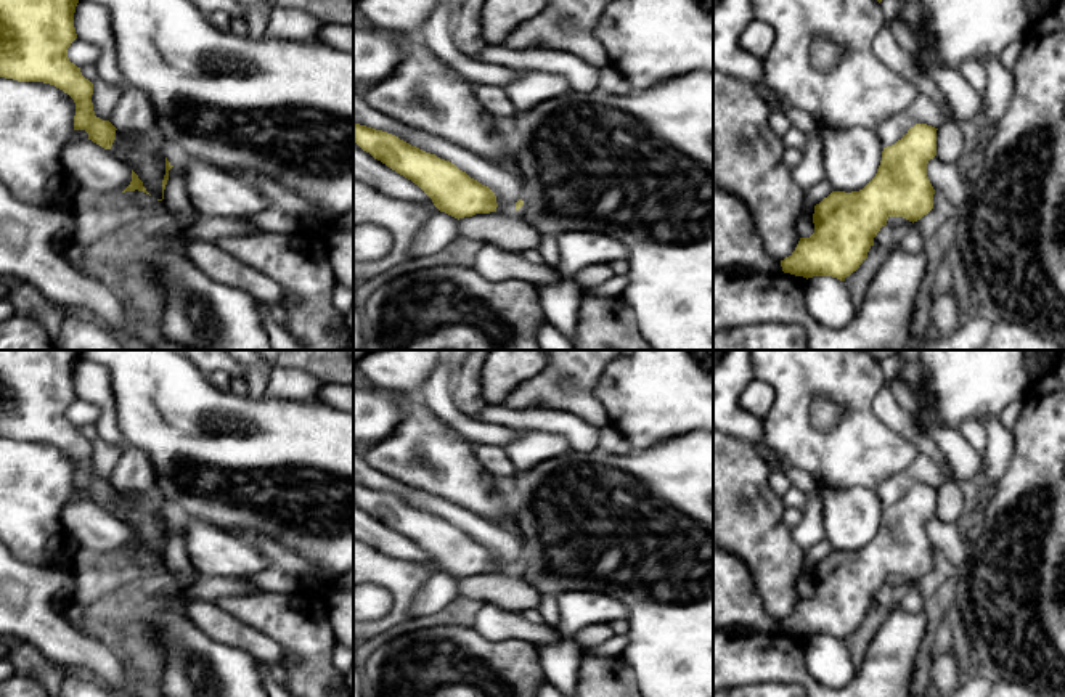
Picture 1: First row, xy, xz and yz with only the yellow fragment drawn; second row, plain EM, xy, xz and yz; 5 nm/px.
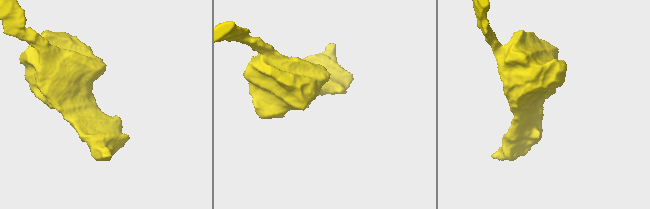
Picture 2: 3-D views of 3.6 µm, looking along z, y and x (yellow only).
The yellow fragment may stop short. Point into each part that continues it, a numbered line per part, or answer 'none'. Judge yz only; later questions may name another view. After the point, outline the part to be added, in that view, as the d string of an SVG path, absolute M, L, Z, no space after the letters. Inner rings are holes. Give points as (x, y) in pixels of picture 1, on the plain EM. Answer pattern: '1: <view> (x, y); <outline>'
none

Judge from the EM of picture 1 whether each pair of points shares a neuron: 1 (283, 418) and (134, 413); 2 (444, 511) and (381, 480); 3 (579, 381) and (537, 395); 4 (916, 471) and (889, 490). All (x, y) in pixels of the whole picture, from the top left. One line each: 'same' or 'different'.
1: same
2: same
3: same
4: same

